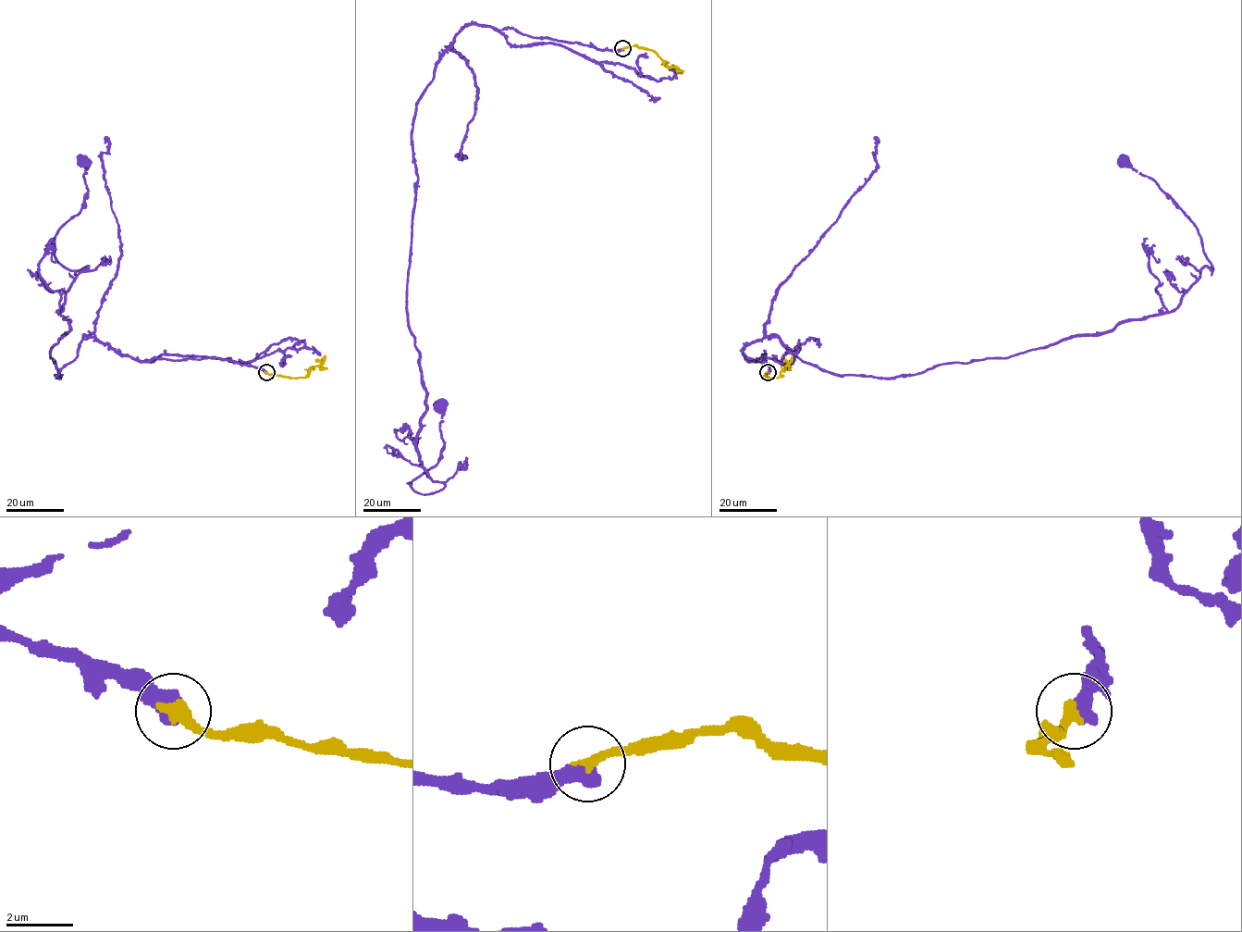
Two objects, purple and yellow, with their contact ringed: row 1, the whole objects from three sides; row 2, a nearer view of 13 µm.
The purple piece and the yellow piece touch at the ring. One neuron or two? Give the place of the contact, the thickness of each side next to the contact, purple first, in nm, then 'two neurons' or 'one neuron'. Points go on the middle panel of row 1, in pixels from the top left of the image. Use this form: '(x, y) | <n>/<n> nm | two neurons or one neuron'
(622, 48) | 600/360 nm | one neuron

